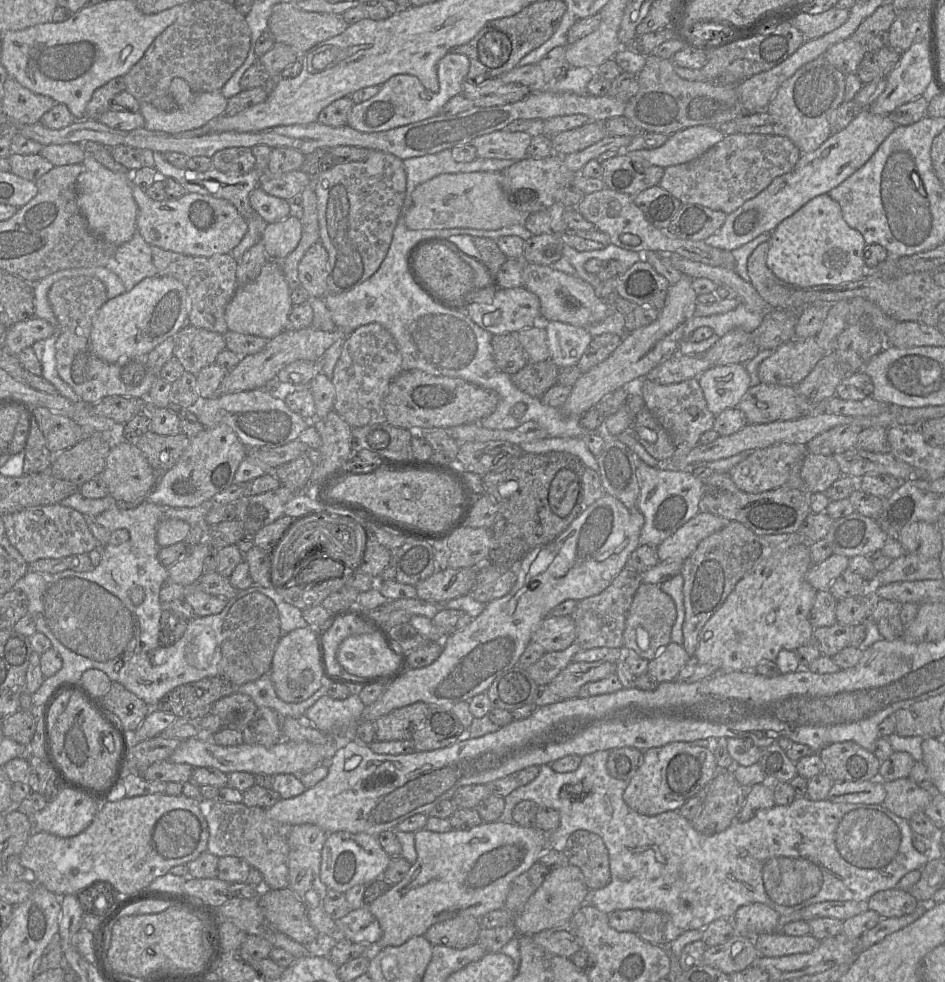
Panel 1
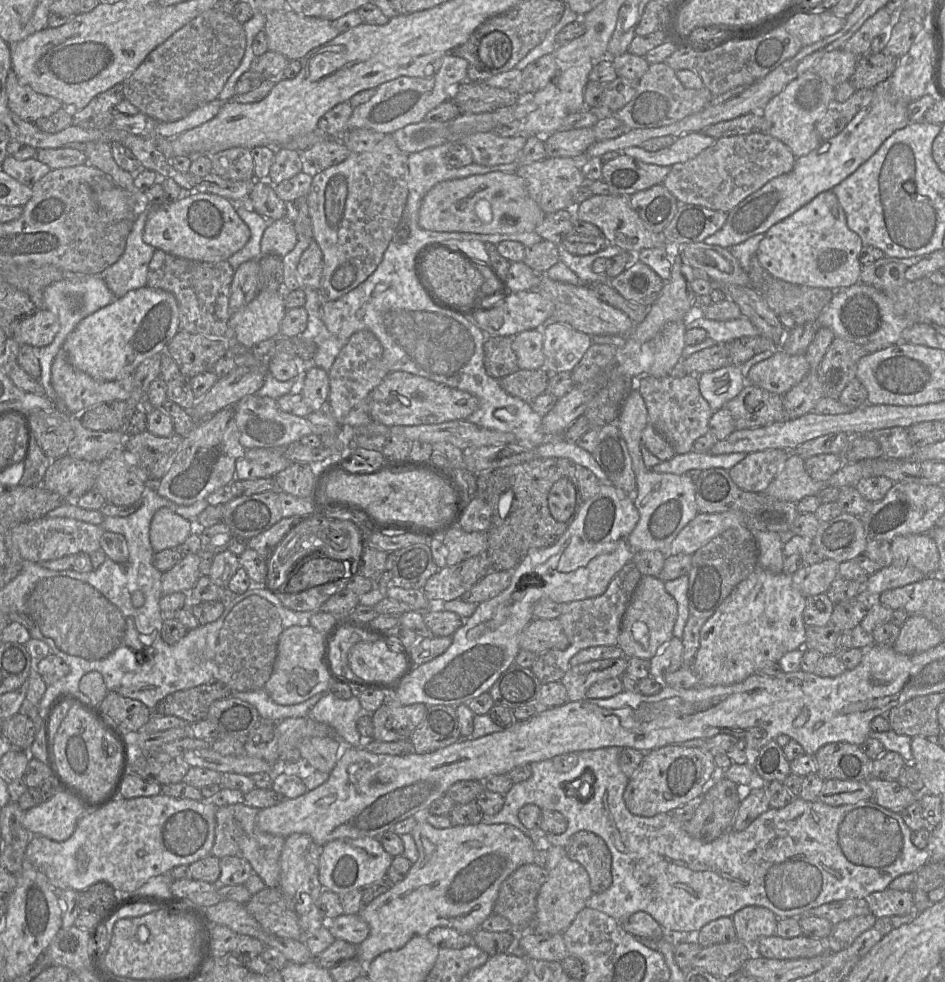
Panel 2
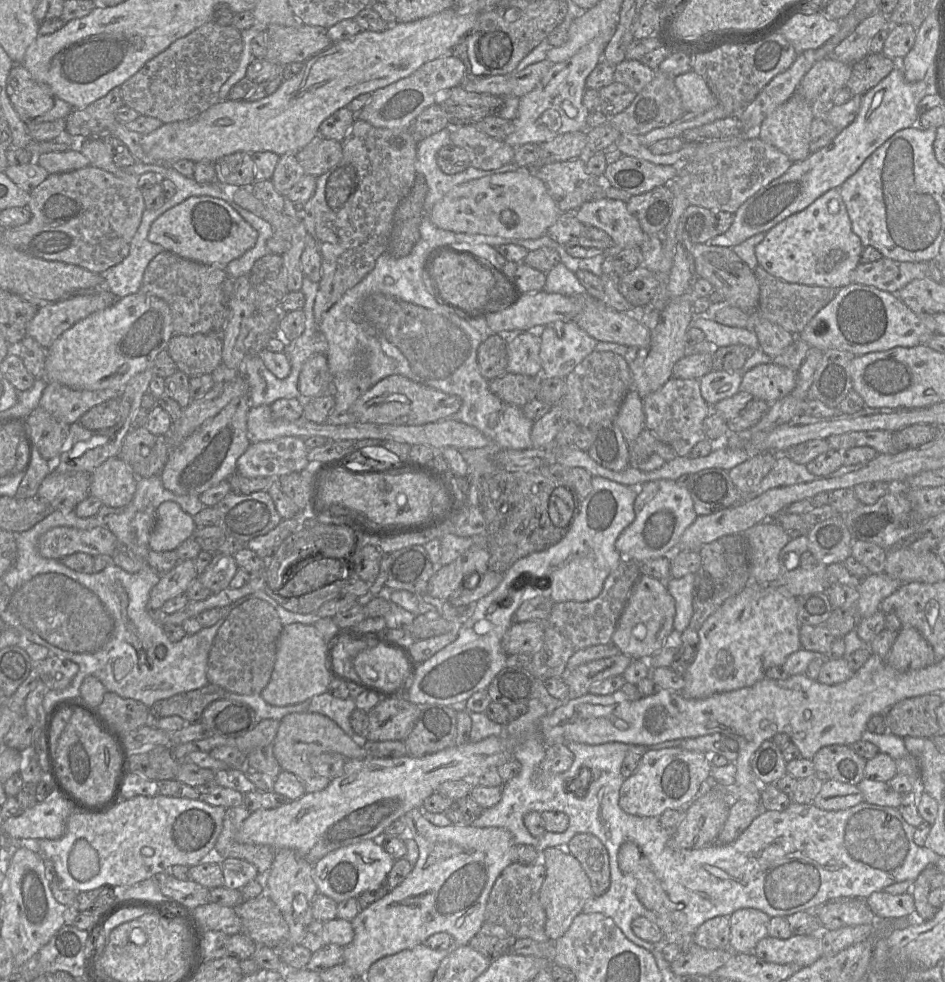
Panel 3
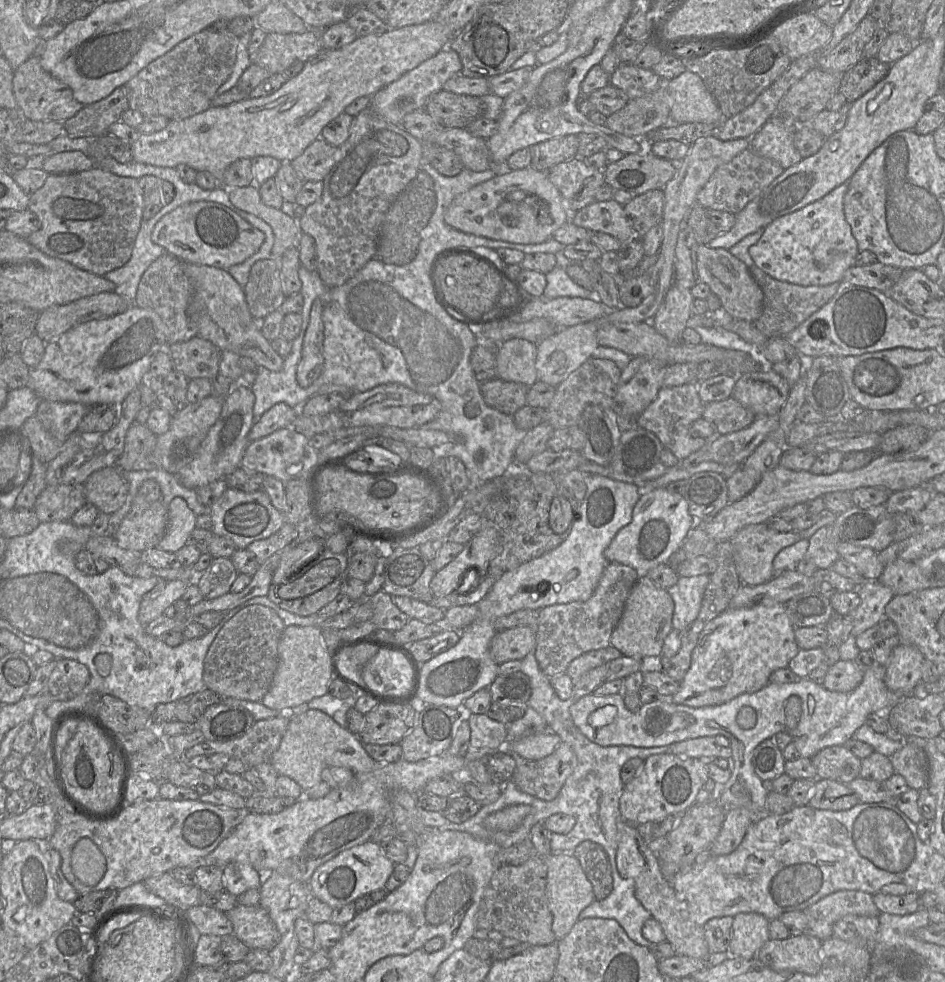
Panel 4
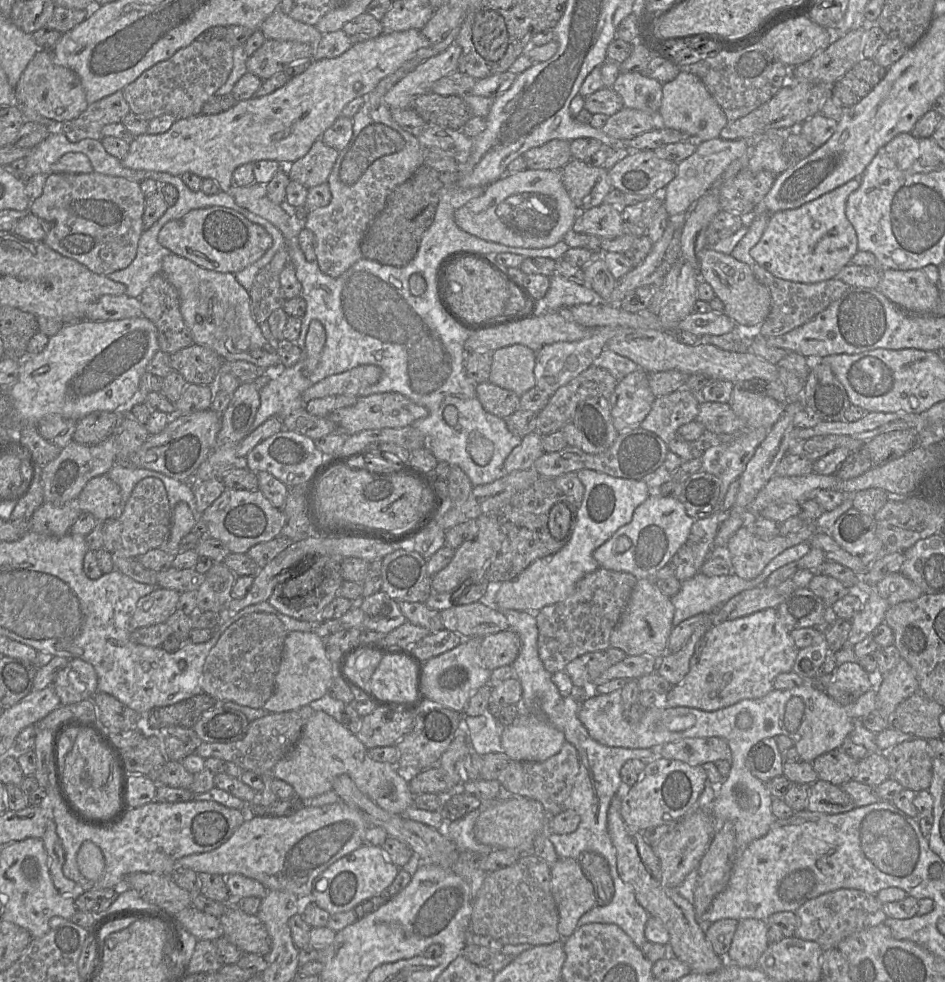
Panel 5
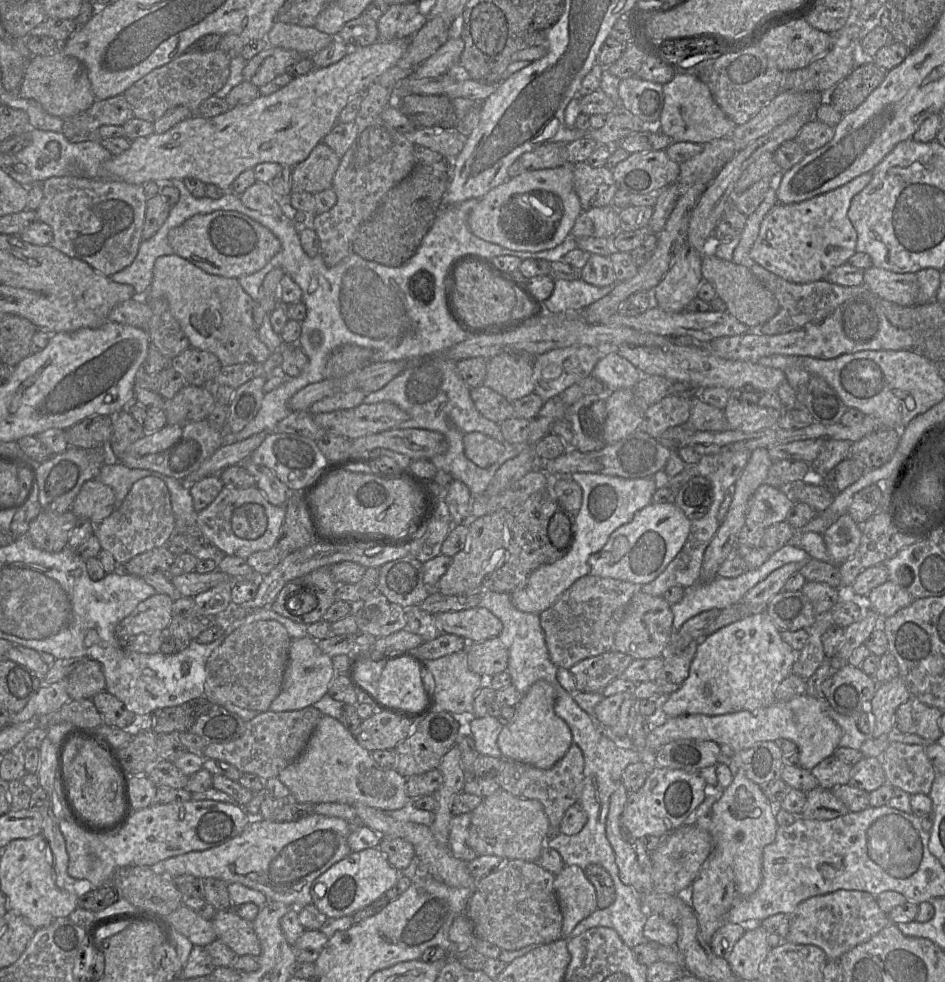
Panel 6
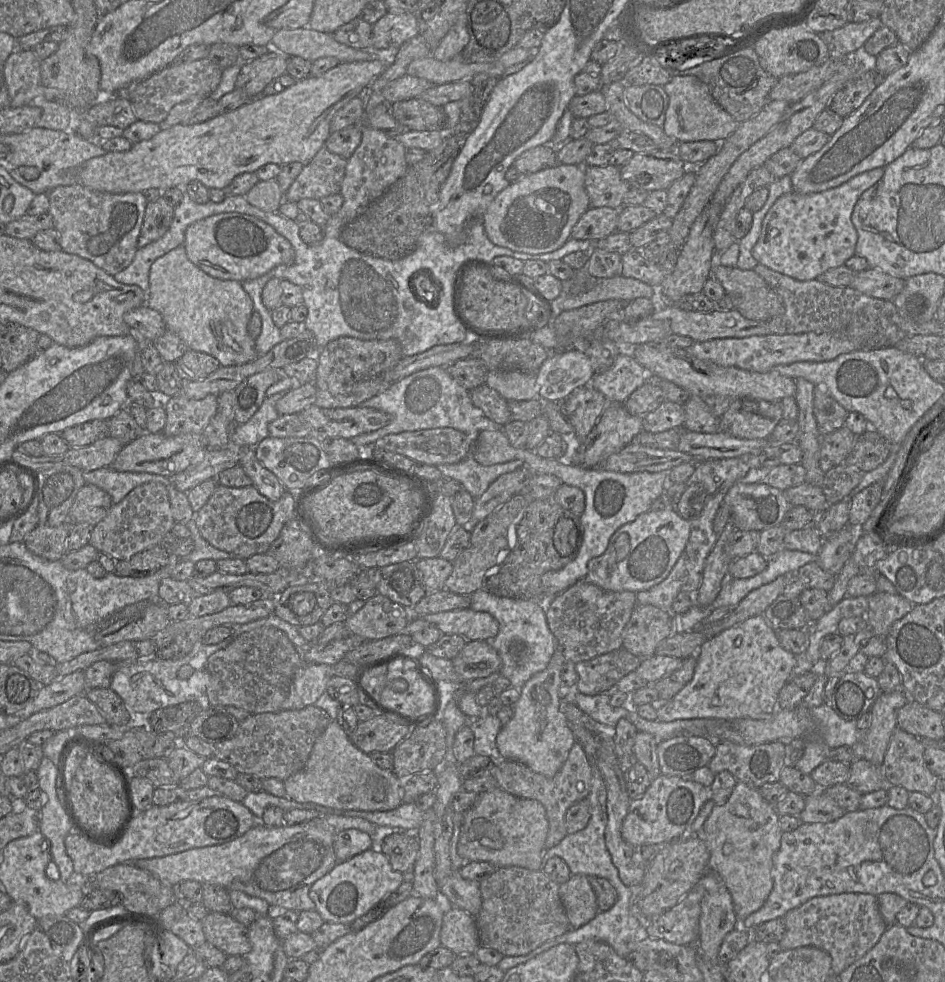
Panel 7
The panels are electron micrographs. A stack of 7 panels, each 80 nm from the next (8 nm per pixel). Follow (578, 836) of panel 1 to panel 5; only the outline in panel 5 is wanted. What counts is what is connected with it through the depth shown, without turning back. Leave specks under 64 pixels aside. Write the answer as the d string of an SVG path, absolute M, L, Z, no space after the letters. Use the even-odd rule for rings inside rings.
M584 851L576 860L582 873L593 886L596 905L608 904L614 896L614 884L605 858L598 853Z

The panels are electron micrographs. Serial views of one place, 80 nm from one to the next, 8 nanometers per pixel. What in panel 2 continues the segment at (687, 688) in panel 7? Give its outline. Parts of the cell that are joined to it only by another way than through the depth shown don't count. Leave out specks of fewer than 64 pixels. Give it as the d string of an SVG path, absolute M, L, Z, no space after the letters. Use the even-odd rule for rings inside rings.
M757 567L734 588L700 630L699 649L691 667L698 677L698 686L728 686L740 683L759 673L767 664L778 663L786 653L802 649L806 642L807 626L803 620L806 599L793 585L792 574L772 573Z

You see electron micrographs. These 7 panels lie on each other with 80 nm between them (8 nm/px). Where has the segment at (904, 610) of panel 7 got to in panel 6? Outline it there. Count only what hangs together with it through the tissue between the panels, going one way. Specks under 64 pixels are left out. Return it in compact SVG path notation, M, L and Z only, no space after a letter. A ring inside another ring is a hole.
M887 580L874 588L865 601L866 608L875 611L882 619L886 619L911 605L914 598L899 585Z

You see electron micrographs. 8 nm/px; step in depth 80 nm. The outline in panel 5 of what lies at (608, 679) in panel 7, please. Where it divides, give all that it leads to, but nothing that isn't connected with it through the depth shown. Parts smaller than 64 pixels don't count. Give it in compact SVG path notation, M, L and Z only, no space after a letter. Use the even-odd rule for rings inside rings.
M610 646L605 650L586 653L572 660L564 671L571 678L575 688L592 688L594 681L604 671L626 657L623 650Z

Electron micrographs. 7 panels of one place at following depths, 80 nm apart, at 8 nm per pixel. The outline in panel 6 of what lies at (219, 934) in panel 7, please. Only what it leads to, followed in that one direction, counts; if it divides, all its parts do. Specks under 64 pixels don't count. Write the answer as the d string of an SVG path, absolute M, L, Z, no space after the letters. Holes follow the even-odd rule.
M232 909L216 911L211 919L216 937L237 955L259 956L260 942L253 928L253 921L239 917Z

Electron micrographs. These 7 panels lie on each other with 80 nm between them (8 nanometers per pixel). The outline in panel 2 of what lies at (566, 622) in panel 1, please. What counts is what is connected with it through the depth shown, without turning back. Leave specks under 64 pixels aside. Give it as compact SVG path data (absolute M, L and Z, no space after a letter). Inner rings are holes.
M533 619L521 632L519 646L540 655L551 649L566 649L569 640L558 619Z

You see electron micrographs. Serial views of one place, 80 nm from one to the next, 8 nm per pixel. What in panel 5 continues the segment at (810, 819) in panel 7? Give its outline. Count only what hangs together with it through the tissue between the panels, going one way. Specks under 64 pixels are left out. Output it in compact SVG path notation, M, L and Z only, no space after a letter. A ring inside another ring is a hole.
M820 779L810 786L806 807L809 811L839 814L854 807L852 798L840 786Z

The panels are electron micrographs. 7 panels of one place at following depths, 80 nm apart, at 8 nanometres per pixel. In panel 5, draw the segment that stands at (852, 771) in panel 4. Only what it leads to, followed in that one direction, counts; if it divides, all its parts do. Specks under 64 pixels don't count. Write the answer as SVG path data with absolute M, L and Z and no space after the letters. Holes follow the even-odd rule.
M841 749L821 754L812 762L818 779L840 786L852 780L857 771L856 761Z

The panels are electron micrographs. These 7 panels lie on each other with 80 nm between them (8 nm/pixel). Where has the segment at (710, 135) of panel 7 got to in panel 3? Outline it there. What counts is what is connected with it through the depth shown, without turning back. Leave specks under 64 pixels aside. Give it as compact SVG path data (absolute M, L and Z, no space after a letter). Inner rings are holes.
M693 70L674 78L686 112L703 113L718 105L704 79Z

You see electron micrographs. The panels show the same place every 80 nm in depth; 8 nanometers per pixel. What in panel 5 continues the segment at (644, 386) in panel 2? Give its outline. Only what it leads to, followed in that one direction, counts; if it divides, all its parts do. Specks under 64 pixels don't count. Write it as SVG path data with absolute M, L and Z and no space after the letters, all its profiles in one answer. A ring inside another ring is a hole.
M678 389L670 394L656 397L652 408L640 427L655 433L683 461L702 458L702 446L698 440L679 440L678 429L695 420L699 413L699 394L687 389Z

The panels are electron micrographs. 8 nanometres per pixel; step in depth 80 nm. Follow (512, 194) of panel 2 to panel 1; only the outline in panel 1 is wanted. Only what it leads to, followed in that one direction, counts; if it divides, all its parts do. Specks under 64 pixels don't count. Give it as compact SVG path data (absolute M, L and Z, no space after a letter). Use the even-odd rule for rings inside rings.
M464 172L437 175L418 185L412 193L412 205L404 213L409 230L471 228L497 230L524 224L530 213L516 209L501 187L500 172Z

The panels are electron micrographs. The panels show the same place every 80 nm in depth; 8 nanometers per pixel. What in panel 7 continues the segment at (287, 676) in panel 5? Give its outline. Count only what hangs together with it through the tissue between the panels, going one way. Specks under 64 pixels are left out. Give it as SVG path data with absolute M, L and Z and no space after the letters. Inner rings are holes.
M302 664L294 674L289 694L281 710L299 710L314 703L326 691L332 676L327 664Z

